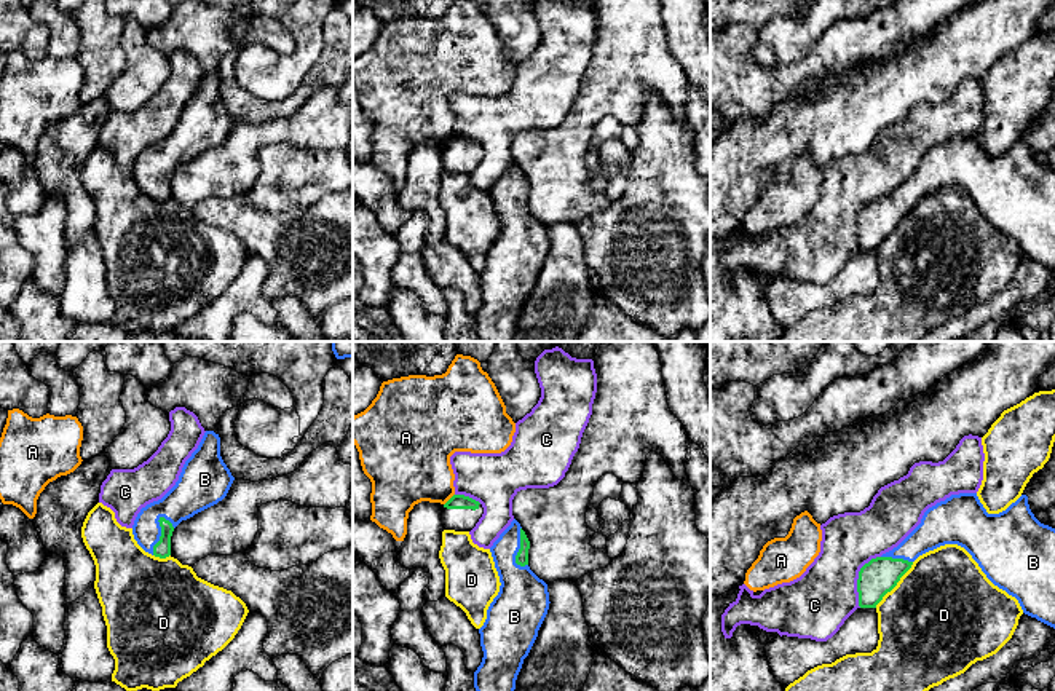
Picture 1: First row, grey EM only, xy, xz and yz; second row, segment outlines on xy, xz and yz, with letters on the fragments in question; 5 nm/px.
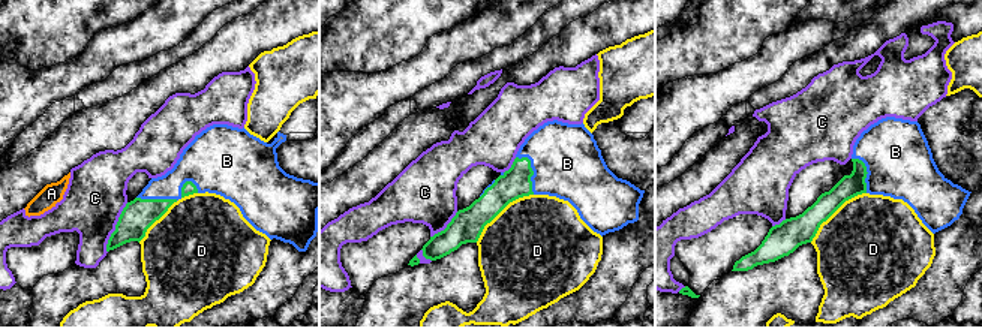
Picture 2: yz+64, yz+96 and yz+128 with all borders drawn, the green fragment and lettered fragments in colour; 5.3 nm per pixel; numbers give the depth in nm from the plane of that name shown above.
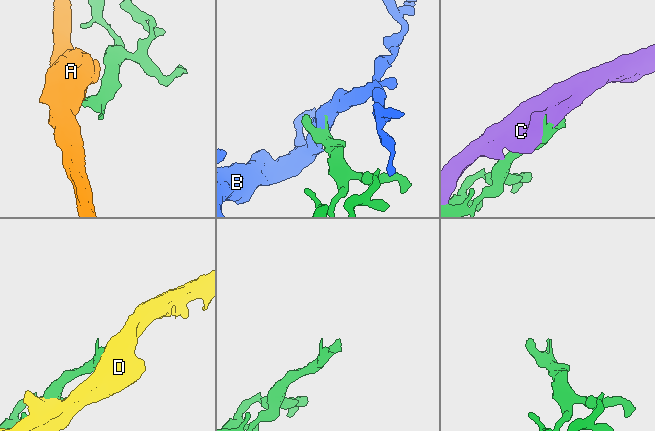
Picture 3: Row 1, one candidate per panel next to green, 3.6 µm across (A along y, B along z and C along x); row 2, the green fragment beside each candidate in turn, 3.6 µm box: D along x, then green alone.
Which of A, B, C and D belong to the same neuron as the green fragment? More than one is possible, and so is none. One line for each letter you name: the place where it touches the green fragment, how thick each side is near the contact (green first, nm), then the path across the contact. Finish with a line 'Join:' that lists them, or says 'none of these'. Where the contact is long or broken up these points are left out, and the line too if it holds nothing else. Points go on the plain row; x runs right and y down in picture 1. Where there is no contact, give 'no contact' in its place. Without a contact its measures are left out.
B: contact xy (162, 177); calibres 90 and 190 nm; way xy (162, 192), (162, 177), (158, 163), (190, 138)
Join: B

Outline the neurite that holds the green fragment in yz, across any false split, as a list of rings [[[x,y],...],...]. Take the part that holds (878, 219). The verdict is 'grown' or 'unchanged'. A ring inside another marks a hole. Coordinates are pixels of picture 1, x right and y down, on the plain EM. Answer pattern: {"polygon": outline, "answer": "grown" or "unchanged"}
{"polygon": [[[977,136],[951,137],[945,144],[929,150],[924,155],[921,166],[897,190],[881,199],[871,201],[860,211],[857,222],[859,249],[876,251],[883,239],[897,228],[900,220],[911,211],[919,198],[945,187],[964,190],[994,228],[1018,243],[1025,257],[1055,271],[1055,171],[1041,166],[1034,160],[1026,137],[1021,137],[999,156],[988,156]]], "answer": "grown"}

